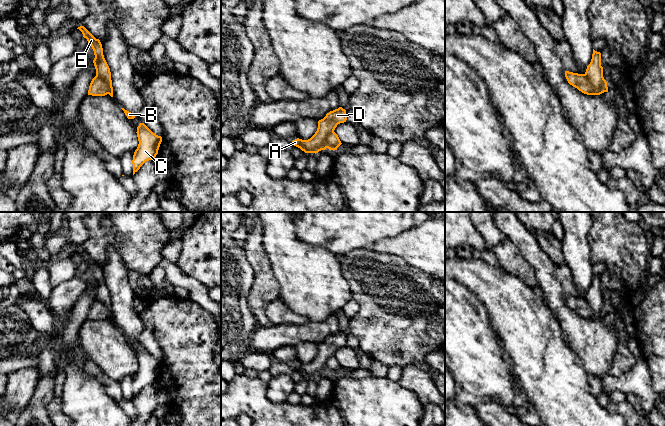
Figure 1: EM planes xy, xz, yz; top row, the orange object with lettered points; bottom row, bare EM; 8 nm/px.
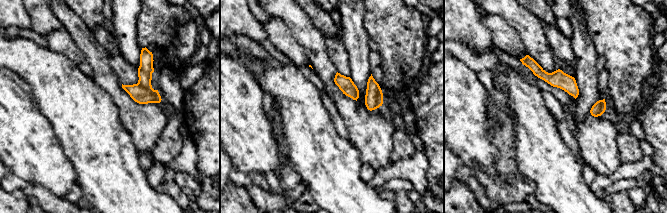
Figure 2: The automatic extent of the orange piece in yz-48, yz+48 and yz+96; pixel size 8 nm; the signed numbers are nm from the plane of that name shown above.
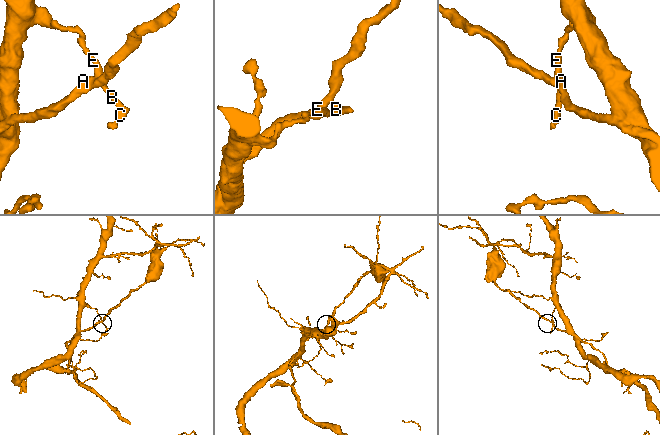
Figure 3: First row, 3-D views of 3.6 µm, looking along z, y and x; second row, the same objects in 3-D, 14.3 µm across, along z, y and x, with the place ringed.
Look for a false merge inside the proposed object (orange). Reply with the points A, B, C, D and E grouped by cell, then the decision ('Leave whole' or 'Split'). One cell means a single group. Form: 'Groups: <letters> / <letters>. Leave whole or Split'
Groups: A D / B C E. Split

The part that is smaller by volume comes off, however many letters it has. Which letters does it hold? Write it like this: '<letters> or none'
A, D

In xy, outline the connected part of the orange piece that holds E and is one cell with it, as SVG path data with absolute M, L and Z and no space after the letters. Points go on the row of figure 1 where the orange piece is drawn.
M80 26L79 29L83 37L87 39L88 43L91 45L95 58L93 60L95 69L96 69L96 76L102 78L109 87L109 95L113 97L113 87L112 87L112 80L111 80L111 72L110 68L104 58L103 55L103 48L102 44L99 39L96 39L84 26Z

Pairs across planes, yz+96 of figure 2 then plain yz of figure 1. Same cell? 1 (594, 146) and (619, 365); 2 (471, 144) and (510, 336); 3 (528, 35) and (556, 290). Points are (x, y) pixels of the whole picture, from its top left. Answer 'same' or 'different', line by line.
1: different
2: different
3: same

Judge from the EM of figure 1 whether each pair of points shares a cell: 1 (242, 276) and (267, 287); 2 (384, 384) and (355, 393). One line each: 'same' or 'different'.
1: different
2: same

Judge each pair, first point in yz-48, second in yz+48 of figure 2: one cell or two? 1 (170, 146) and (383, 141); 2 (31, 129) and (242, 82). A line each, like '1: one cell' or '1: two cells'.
1: two cells
2: one cell

